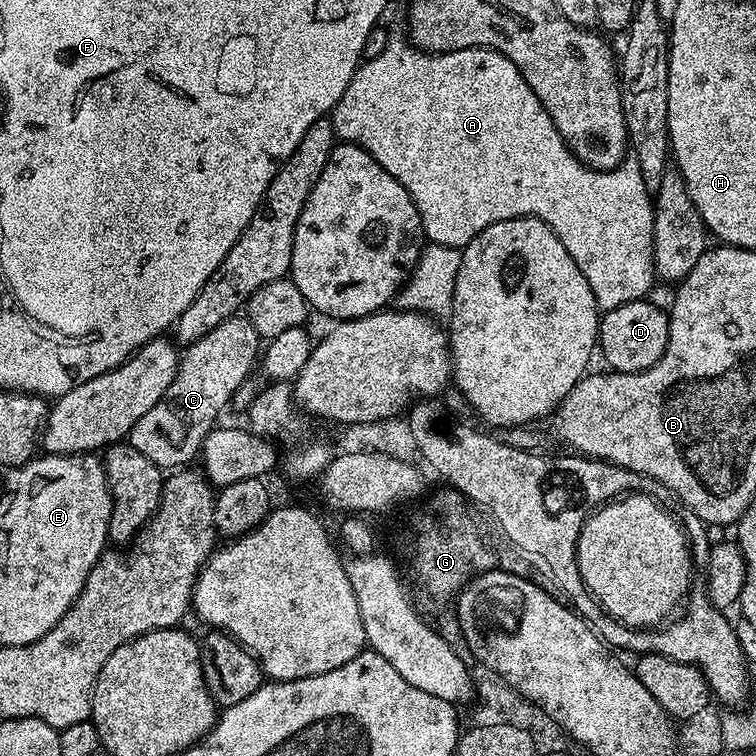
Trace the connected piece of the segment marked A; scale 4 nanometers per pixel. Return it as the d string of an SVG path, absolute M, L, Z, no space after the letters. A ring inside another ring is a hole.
M389 39L382 54L368 60L365 59L356 69L354 78L350 78L350 86L346 86L346 94L342 94L342 98L338 98L338 102L332 108L330 123L333 132L341 141L365 148L374 158L374 162L378 162L378 166L382 166L382 170L386 170L386 174L390 174L398 182L402 182L402 186L410 194L410 198L418 210L428 244L462 250L479 232L486 230L486 226L490 226L494 222L502 222L519 216L533 216L546 222L550 226L550 230L554 230L554 234L560 239L562 246L566 246L570 258L574 258L578 270L582 270L582 274L586 274L586 282L590 282L590 290L594 290L596 307L600 309L601 313L609 312L635 300L645 299L649 295L647 292L652 288L652 280L657 279L656 267L652 264L654 200L642 178L642 170L638 170L635 159L632 158L625 159L623 164L619 164L617 168L611 168L608 172L599 172L598 169L589 168L587 164L583 164L572 153L571 148L562 138L562 134L558 134L550 114L546 114L542 102L538 102L534 90L530 90L526 78L522 78L518 66L514 62L510 62L508 56L495 52L493 48L467 48L457 52L421 52L407 39Z

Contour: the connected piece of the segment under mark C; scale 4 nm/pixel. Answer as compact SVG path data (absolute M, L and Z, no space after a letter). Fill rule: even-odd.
M237 314L214 326L206 338L198 338L198 342L183 349L174 382L170 382L166 394L134 422L126 437L127 443L132 444L138 454L146 454L161 470L180 470L191 465L188 463L201 455L204 439L217 423L216 415L231 405L233 394L249 379L252 367L255 364L257 367L261 352L262 338L247 315Z

